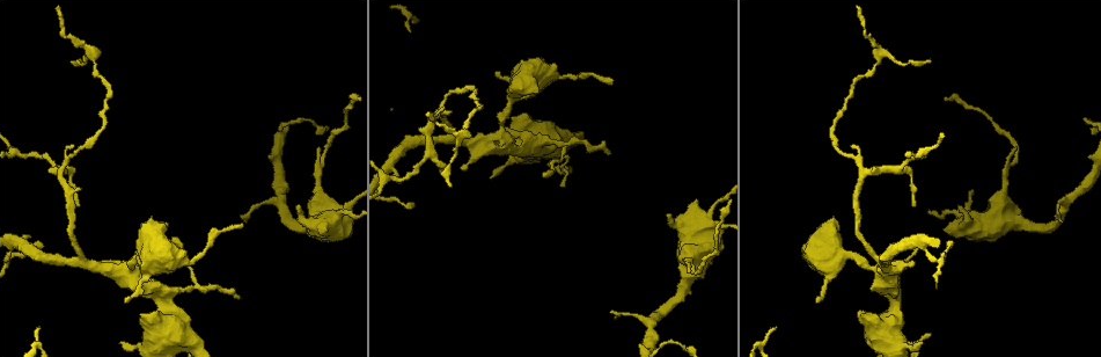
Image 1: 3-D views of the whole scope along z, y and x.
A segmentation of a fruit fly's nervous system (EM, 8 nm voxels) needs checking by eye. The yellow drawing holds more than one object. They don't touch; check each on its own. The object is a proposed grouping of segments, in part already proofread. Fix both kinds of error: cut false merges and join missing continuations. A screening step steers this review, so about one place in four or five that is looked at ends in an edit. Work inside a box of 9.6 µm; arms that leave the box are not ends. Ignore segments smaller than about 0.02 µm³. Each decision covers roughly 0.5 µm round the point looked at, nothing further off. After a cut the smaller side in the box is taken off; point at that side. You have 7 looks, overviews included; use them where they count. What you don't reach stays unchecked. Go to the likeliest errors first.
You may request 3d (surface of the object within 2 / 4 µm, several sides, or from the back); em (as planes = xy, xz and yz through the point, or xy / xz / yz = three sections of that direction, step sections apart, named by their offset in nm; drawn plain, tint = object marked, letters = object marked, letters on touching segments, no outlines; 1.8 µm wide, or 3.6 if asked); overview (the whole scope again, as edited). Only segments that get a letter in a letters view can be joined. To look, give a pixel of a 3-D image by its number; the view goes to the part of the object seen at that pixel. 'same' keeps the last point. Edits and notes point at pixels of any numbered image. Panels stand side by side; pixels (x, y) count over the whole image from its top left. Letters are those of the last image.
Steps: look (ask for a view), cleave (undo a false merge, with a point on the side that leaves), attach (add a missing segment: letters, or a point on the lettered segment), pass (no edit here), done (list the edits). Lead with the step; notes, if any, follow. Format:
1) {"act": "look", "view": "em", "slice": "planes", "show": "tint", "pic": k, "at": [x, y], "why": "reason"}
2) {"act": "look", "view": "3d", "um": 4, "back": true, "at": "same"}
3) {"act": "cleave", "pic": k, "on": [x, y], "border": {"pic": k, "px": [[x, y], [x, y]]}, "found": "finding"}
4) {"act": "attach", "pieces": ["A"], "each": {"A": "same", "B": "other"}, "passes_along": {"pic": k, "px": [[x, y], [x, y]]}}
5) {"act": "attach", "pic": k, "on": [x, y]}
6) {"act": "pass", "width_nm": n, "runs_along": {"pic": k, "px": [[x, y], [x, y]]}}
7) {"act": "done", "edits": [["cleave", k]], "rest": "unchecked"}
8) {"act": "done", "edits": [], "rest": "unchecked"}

{"act": "look", "view": "em", "slice": "yz", "step": 16, "show": "tint", "pic": 1, "at": [486, 144], "why": "calibre changes"}

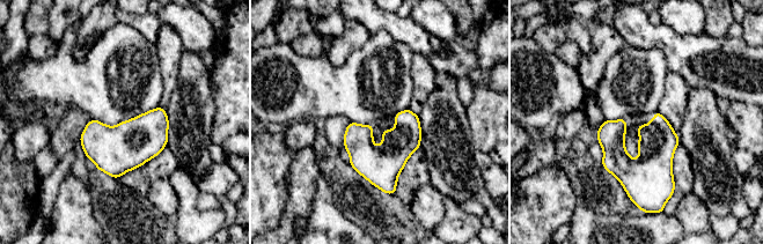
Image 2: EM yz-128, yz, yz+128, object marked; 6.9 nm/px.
{"act": "look", "view": "em", "slice": "xz", "step": 4, "show": "tint", "at": "same", "why": "another direction"}

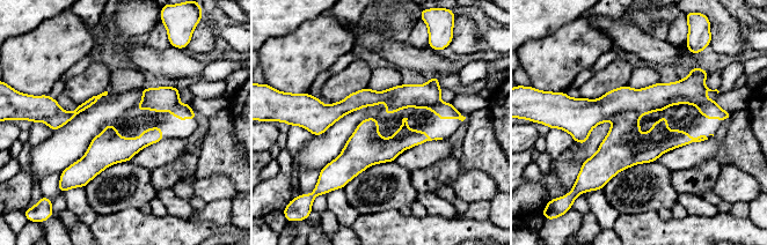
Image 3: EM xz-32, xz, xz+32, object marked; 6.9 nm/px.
{"act": "look", "view": "em", "slice": "xz", "step": 4, "show": "letters", "at": "same"}

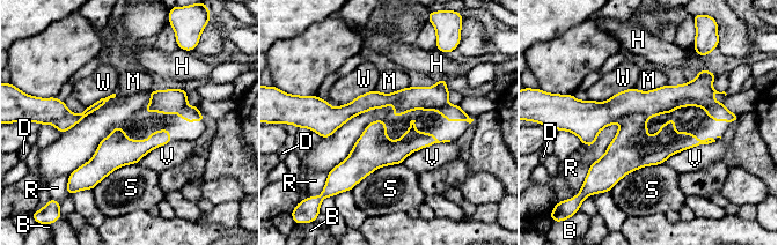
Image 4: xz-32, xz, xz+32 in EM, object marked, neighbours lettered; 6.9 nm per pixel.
{"act": "pass", "each": {"B": "other", "D": "other", "H": "other", "M": "other", "R": "other", "S": "other", "V": "other", "W": "other"}, "runs_along": {"pic": 4, "px": [[717, 112], [666, 98], [579, 131]]}, "found": "one cell here"}

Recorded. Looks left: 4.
{"act": "look", "view": "3d", "um": 4, "pic": 1, "at": [695, 199], "why": "an open end"}

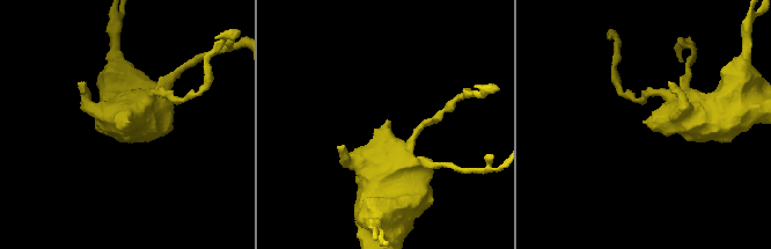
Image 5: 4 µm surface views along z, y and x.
{"act": "look", "view": "em", "um": 3.6, "slice": "yz", "step": 4, "show": "letters", "pic": 5, "at": [389, 123], "why": "now the EM"}

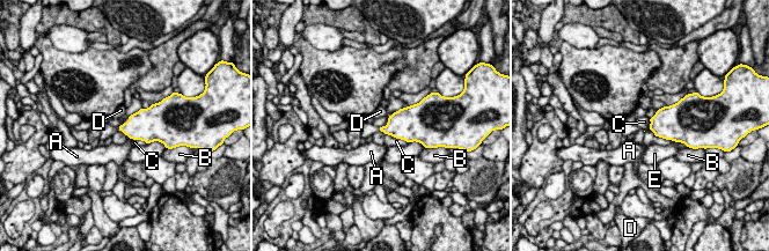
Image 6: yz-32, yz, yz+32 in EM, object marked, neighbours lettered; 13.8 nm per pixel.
{"act": "look", "view": "em", "um": 3.6, "slice": "planes", "show": "letters", "at": "same", "why": "cut it another way"}

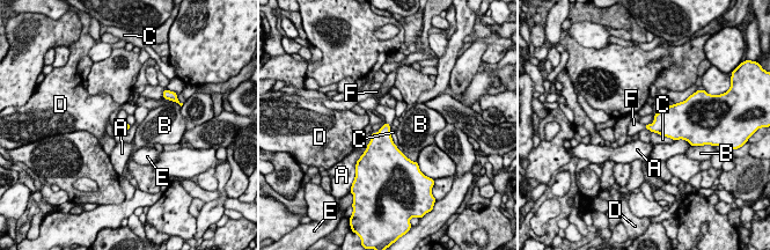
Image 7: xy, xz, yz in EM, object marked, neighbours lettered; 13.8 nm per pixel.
{"act": "attach", "pieces": ["F"], "longest_contact_nm": ["C", 360], "each": {"A": "other", "B": "other", "C": "other", "D": "other", "E": "other", "F": "same"}, "passes_along": {"pic": 7, "px": [[382, 140], [388, 124], [388, 114]]}, "found": "it goes on there"}

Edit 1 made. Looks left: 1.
{"act": "look", "view": "em", "slice": "planes", "show": "letters", "pic": 1, "at": [452, 184], "why": "an open end"}

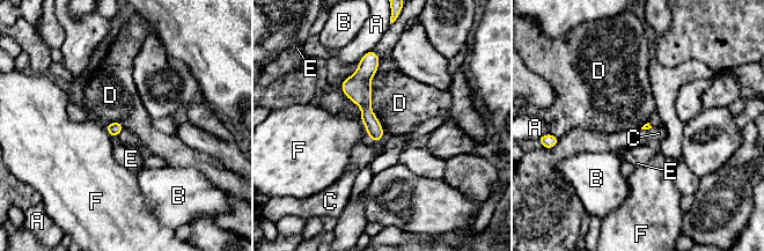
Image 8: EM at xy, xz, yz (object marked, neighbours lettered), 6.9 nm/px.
{"act": "pass", "longest_contact_nm": ["D", 400], "each": {"A": "other", "B": "other", "C": "other", "D": "other", "E": "other", "F": "other"}, "found": "none of them fits"}

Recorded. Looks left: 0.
{"act": "done", "edits": [["attach", 7]], "rest": "unchecked"}

